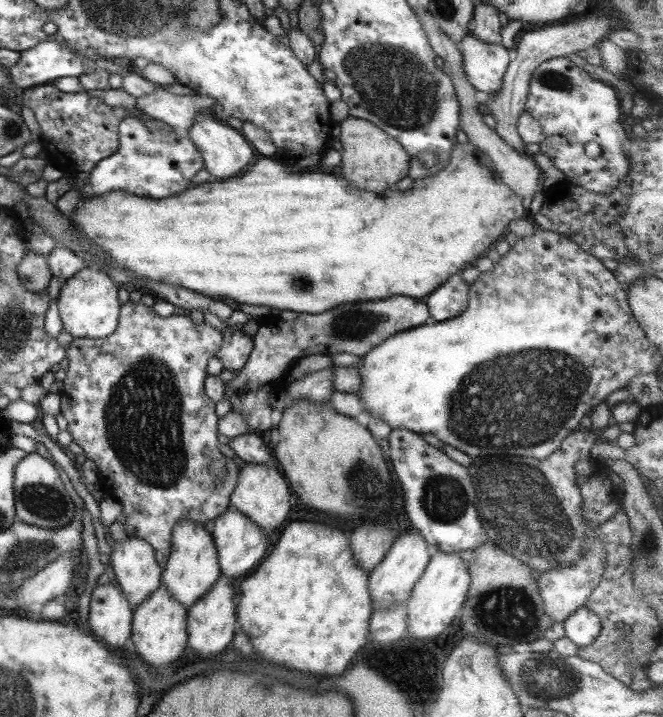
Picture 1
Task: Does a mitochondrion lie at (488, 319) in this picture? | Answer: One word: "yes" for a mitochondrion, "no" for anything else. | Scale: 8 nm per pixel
no

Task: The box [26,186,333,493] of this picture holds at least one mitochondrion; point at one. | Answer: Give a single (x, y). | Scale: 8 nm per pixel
(143, 414)

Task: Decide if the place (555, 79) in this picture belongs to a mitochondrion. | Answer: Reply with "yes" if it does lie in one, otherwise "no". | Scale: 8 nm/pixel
yes

